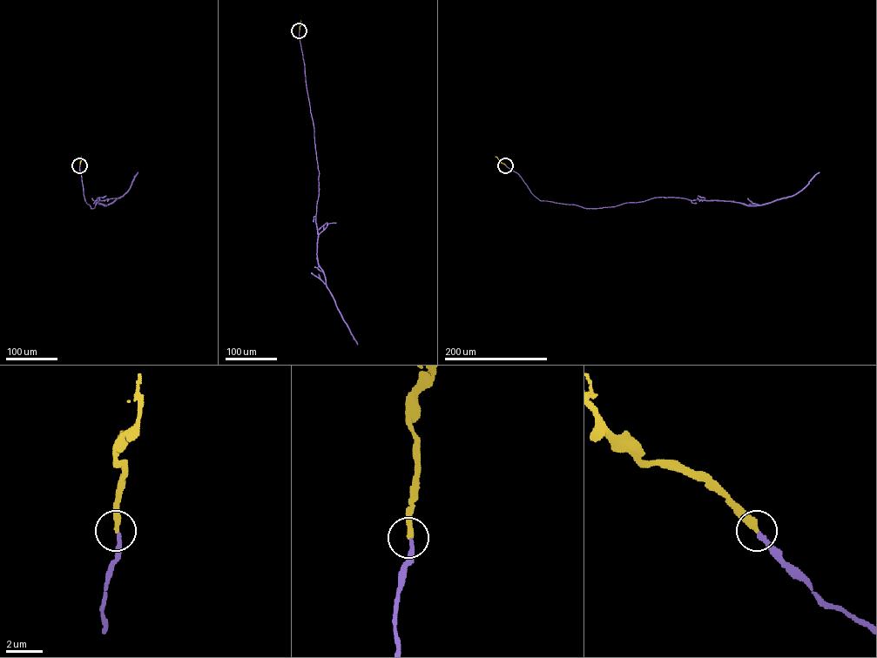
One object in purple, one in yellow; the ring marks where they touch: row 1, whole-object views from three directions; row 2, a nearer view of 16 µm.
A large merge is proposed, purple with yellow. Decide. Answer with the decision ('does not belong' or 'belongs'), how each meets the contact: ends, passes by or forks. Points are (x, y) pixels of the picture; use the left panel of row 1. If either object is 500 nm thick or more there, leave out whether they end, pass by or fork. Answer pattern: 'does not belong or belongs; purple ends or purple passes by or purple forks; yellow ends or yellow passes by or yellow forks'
belongs; purple ends; yellow ends

